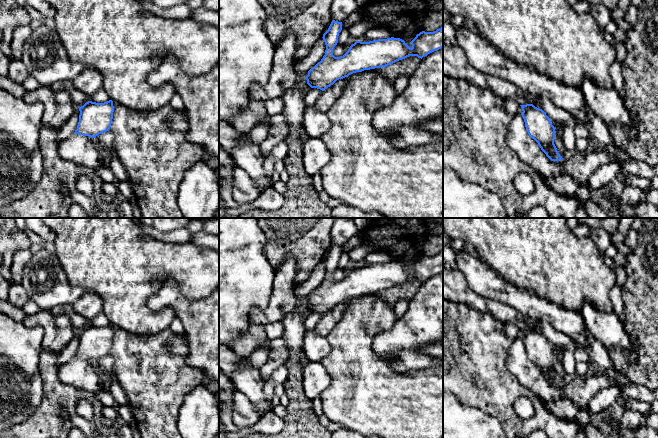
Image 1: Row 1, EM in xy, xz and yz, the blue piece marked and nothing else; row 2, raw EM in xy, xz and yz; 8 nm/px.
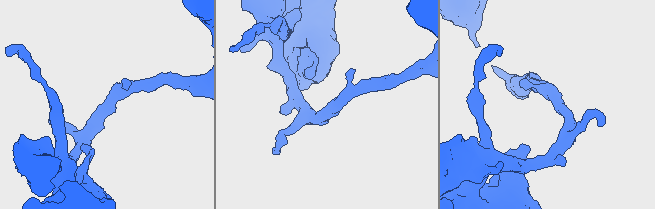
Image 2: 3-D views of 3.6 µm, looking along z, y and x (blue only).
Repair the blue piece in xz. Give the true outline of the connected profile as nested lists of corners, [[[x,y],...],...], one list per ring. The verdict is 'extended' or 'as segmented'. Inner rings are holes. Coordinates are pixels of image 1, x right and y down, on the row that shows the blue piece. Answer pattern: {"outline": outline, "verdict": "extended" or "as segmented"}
{"outline": [[[332,20],[328,30],[323,34],[326,45],[325,55],[305,77],[311,88],[322,91],[337,80],[349,75],[380,67],[386,67],[409,56],[423,58],[443,48],[443,26],[434,32],[422,31],[410,42],[410,48],[400,38],[378,39],[369,42],[356,41],[340,57],[333,55],[342,30],[342,22]]], "verdict": "as segmented"}

